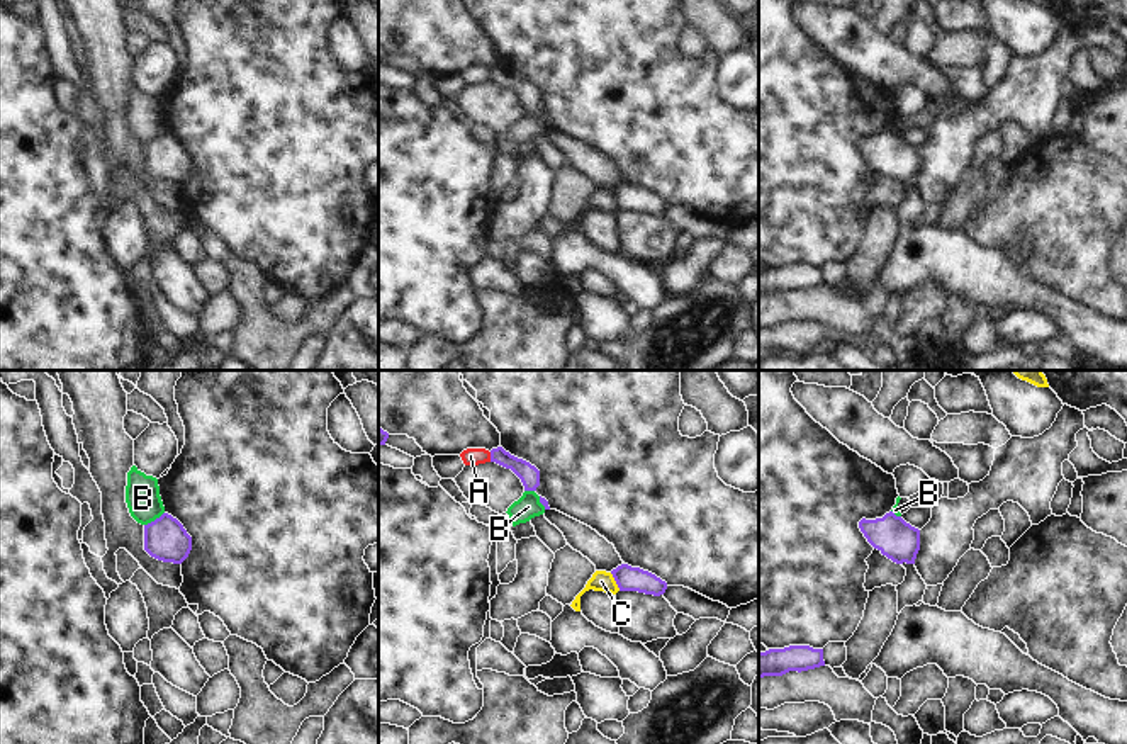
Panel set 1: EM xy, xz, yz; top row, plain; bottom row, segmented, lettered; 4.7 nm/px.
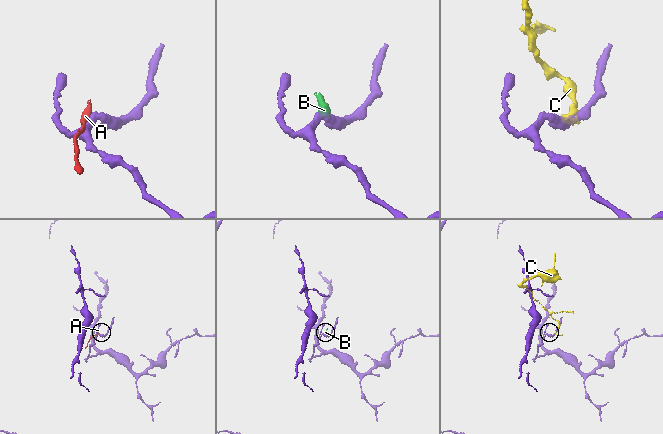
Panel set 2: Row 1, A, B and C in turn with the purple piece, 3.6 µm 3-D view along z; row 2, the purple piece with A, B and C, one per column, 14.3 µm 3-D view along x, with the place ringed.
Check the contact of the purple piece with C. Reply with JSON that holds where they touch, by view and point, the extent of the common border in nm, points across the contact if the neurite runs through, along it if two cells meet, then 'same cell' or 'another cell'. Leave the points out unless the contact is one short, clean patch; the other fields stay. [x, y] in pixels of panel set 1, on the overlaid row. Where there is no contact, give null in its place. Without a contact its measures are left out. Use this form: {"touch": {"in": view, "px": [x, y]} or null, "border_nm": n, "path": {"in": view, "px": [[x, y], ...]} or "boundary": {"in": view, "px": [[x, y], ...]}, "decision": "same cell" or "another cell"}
{"touch": {"in": "xz", "px": [615, 580]}, "border_nm": 100, "boundary": {"in": "xz", "px": [[610, 573], [620, 590]]}, "decision": "another cell"}

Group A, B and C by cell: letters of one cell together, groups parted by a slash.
A / B / C

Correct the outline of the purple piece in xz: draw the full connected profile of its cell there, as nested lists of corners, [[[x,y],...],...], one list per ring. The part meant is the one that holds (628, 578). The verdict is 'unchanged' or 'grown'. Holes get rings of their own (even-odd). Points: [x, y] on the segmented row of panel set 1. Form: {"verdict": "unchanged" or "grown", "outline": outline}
{"verdict": "unchanged", "outline": [[[621,564],[611,571],[620,591],[638,591],[645,595],[660,596],[667,589],[667,583],[655,574],[640,567]]]}

